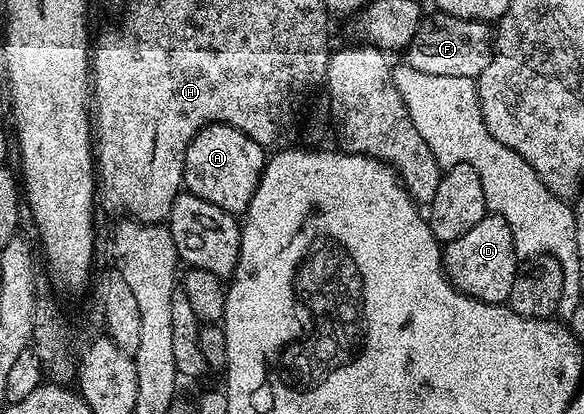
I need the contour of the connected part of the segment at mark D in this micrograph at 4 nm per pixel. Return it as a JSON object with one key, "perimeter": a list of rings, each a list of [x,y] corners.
{"perimeter":[[[489,213],[467,235],[448,242],[443,249],[445,275],[460,293],[465,293],[477,301],[486,301],[492,305],[508,302],[511,295],[511,283],[515,283],[519,268],[519,258],[507,227],[507,219],[497,213]]]}

